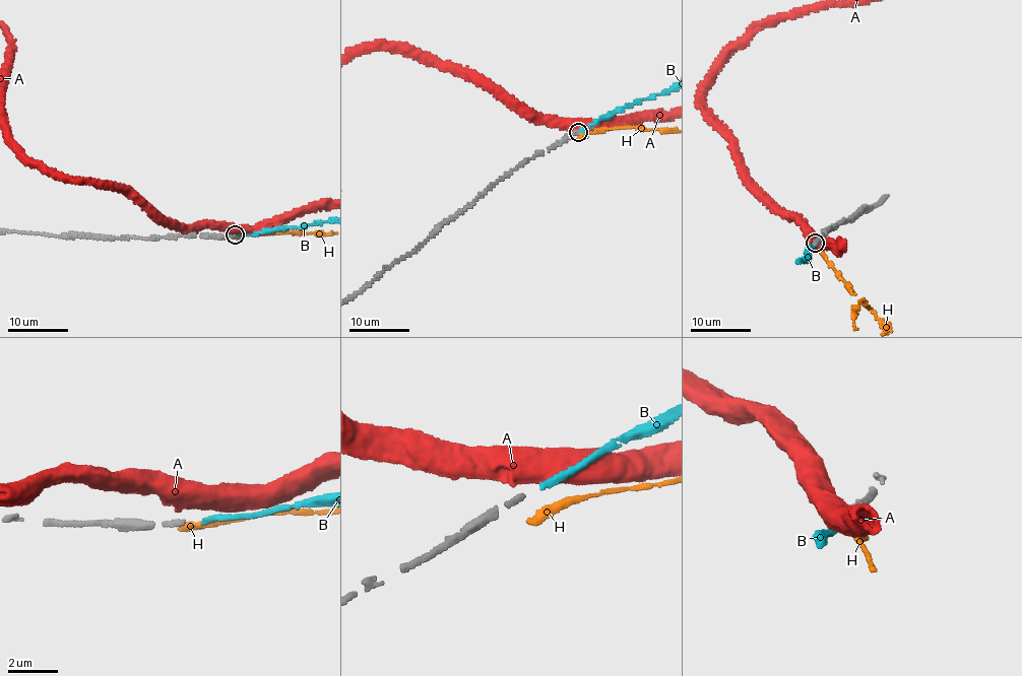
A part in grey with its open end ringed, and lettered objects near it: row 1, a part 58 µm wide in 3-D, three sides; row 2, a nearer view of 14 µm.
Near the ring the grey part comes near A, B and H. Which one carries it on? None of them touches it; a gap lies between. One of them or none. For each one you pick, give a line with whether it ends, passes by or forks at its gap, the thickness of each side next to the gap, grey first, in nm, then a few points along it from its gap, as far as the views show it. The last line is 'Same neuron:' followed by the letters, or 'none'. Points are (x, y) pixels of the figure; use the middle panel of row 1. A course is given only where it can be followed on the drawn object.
B: it ends; calibres 220 and 240 nm
Same neuron: B

